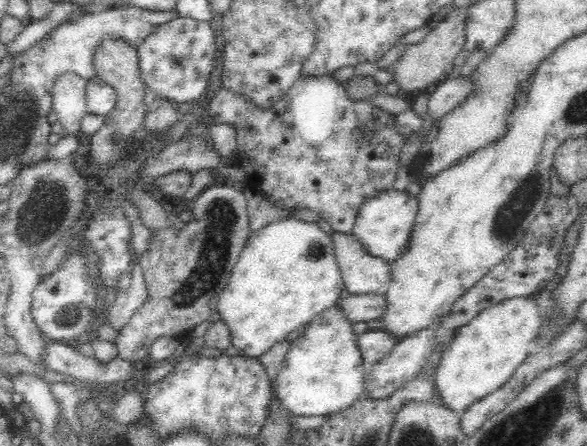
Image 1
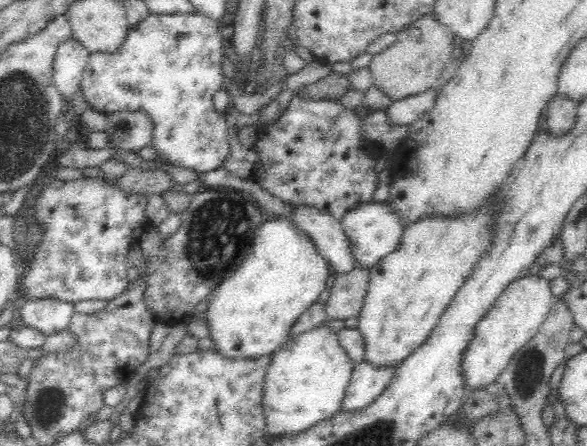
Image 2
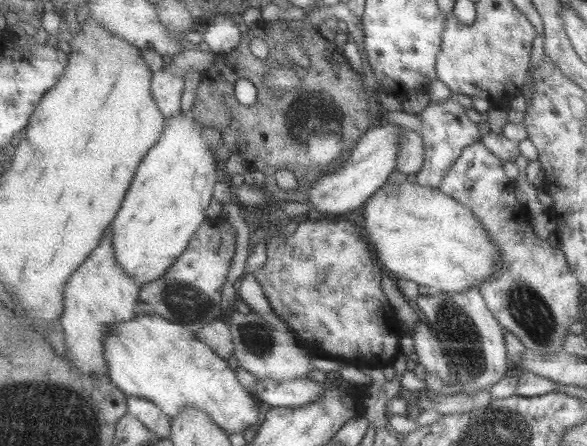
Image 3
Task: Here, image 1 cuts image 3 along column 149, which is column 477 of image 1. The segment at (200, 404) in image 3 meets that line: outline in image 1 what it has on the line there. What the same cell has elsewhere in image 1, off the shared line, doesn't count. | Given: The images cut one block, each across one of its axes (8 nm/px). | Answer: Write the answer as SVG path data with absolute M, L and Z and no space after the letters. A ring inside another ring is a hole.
M538 286L530 295L508 298L484 308L476 318L455 329L452 340L444 346L436 373L439 403L461 413L510 380L526 360L528 344L539 334L543 317L536 308L536 296L543 289L543 286Z

